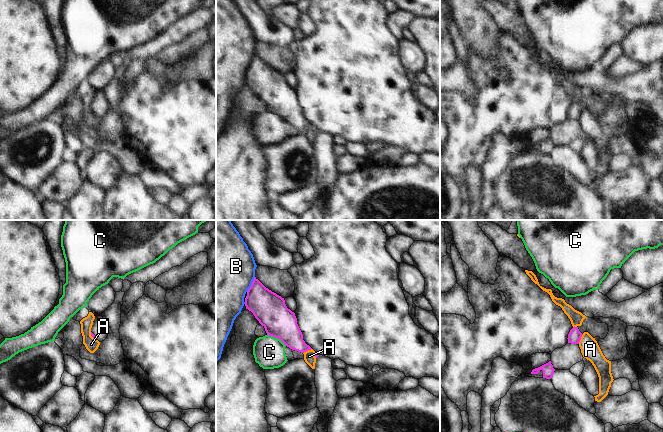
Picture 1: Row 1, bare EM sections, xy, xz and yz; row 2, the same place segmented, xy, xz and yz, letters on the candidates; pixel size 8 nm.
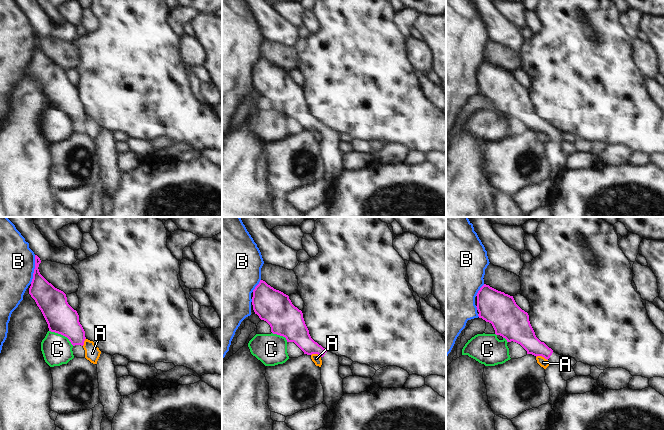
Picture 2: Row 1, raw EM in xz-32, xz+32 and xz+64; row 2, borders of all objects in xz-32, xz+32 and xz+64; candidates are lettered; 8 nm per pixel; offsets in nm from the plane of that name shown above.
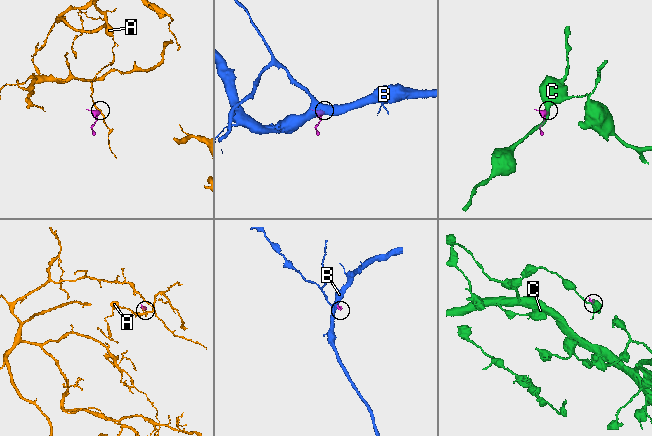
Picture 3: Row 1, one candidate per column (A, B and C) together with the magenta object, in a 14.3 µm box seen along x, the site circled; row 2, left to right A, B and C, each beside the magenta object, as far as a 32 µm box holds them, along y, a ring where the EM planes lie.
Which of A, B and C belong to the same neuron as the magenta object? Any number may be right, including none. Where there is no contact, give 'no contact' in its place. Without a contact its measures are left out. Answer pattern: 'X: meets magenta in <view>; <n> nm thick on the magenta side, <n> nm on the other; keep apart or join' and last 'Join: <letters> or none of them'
A: meets magenta in yz; 110 nm thick on the magenta side, 150 nm on the other; keep apart
B: meets magenta in xz; 260 nm thick on the magenta side, 480 nm on the other; keep apart
C: meets magenta in xz; 260 nm thick on the magenta side, 260 nm on the other; keep apart
Join: none of them

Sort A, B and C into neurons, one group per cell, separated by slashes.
A / B / C

